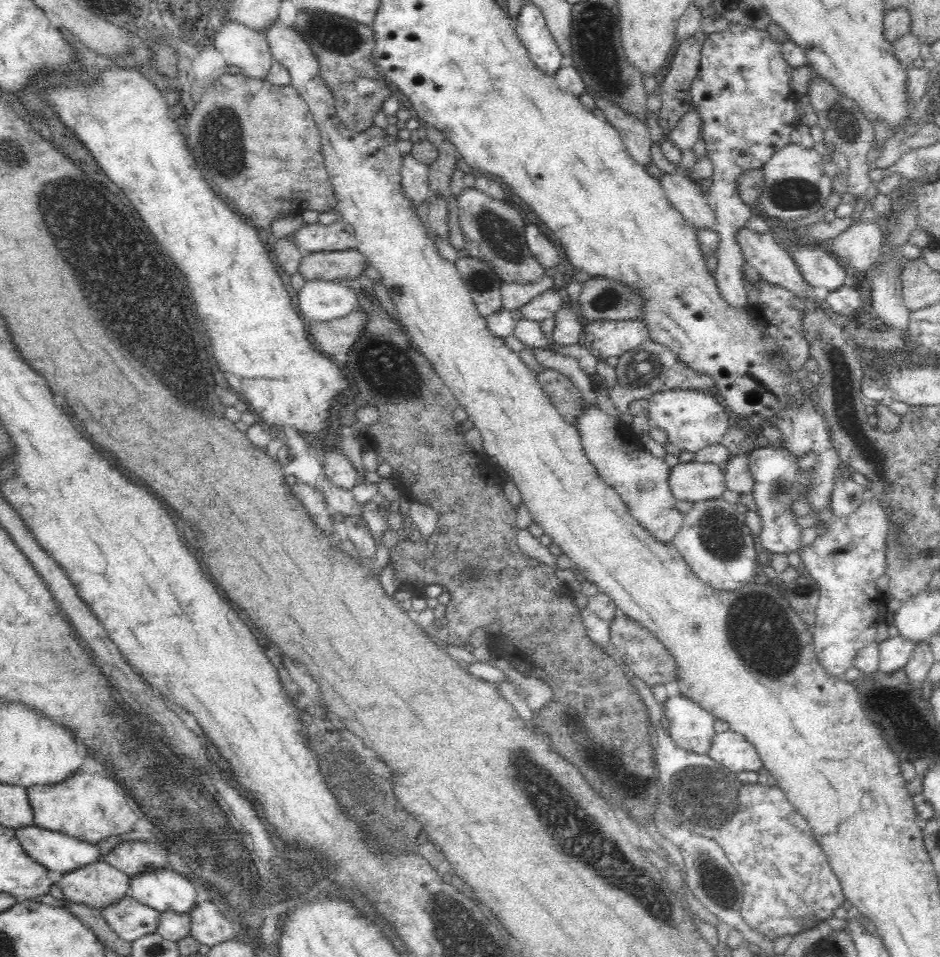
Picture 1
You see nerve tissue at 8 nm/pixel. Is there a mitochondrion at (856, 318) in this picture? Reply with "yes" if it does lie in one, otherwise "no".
no

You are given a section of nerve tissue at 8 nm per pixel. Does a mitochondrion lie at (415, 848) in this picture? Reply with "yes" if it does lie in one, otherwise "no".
no

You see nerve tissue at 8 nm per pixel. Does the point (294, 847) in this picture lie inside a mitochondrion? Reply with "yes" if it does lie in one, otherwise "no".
no

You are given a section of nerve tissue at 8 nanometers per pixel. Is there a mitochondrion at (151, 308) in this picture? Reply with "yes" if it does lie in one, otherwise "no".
yes

